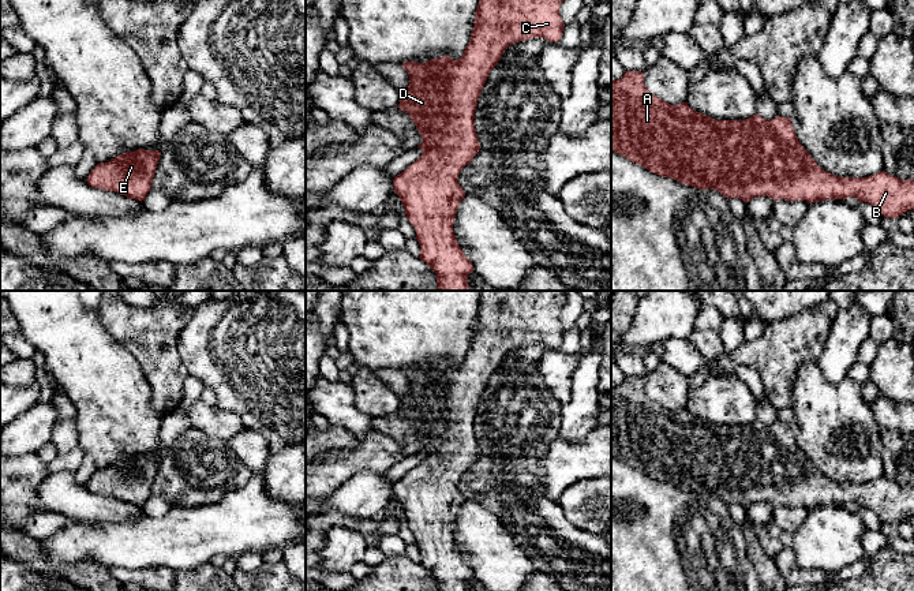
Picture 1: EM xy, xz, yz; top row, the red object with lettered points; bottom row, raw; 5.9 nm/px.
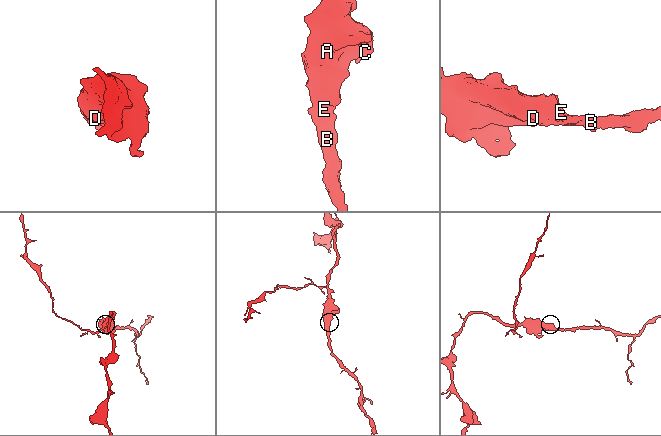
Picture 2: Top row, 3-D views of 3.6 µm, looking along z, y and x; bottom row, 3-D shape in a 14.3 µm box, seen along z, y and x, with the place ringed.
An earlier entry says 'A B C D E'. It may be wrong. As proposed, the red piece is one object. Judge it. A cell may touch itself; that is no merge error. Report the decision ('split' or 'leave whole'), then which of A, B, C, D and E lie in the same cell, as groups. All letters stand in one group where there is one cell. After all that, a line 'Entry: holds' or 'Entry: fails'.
leave whole | A B C D E
Entry: holds

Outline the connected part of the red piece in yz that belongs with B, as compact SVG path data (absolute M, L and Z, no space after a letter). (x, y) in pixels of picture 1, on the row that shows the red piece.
M625 71L621 79L611 82L611 150L659 176L671 177L700 190L716 190L727 199L738 198L746 203L756 197L808 203L854 197L859 202L873 205L881 216L888 218L914 210L914 180L902 180L885 171L857 179L835 176L824 171L798 141L790 117L778 115L772 120L765 120L756 113L745 120L715 120L693 111L688 102L671 105L653 96L645 87L644 72L637 71Z

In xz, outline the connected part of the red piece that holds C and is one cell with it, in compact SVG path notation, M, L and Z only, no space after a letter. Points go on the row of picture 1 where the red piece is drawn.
M479 0L471 41L458 60L442 56L426 63L404 61L401 64L409 75L409 86L404 91L400 91L401 101L397 108L408 113L415 123L423 138L417 146L423 153L413 164L394 177L393 188L402 202L407 218L416 229L416 239L420 244L419 258L437 274L438 291L469 291L467 276L473 272L472 262L458 246L453 225L457 207L465 197L462 187L457 182L458 175L480 150L473 121L477 98L490 71L498 64L509 45L536 37L552 42L561 40L563 22L559 15L559 7L562 1L563 0Z

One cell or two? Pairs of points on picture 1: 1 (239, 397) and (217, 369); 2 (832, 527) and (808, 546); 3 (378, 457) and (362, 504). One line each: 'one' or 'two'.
1: one
2: one
3: two

